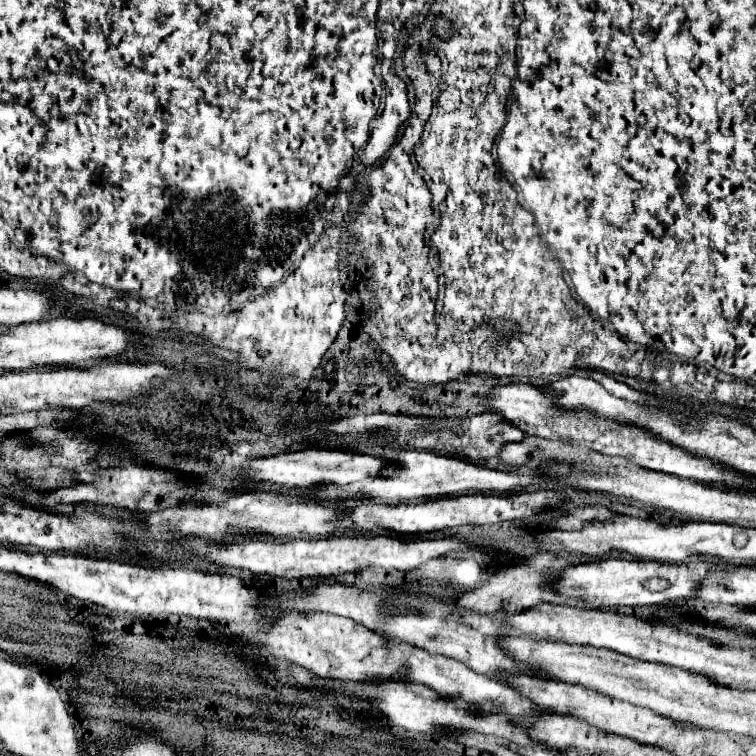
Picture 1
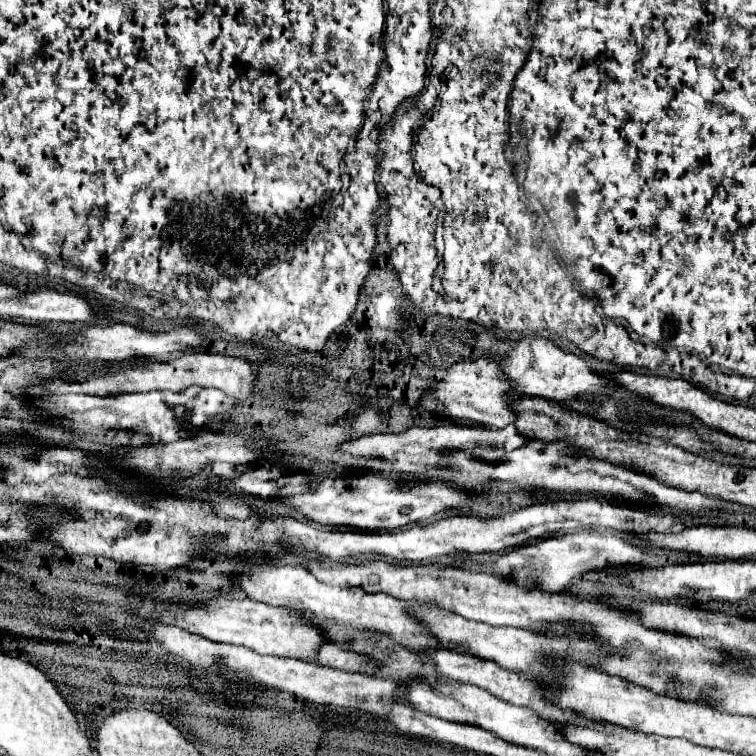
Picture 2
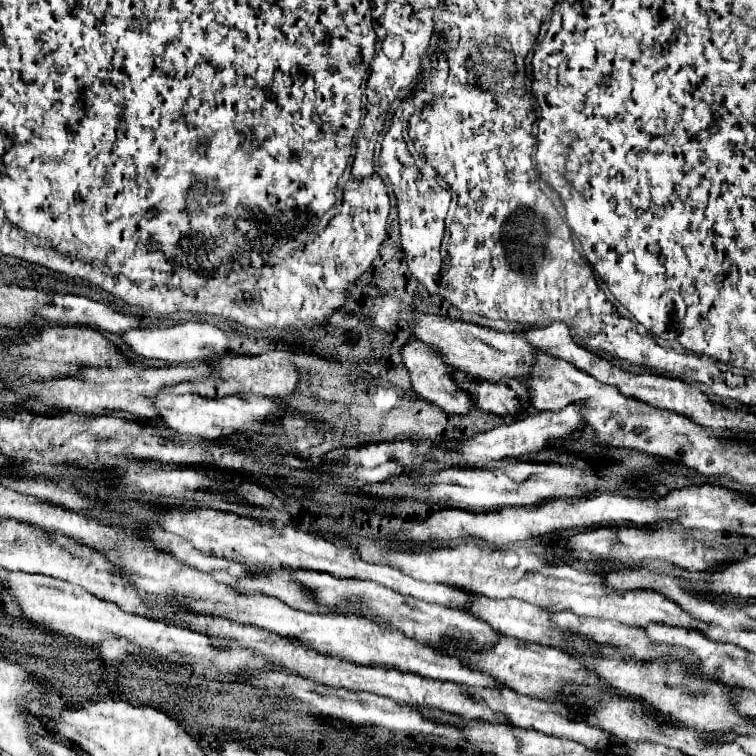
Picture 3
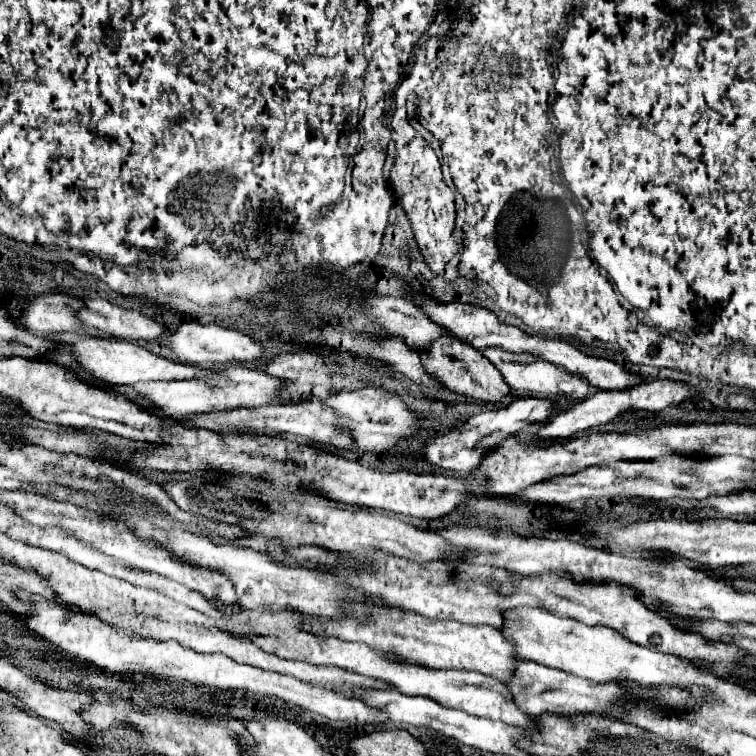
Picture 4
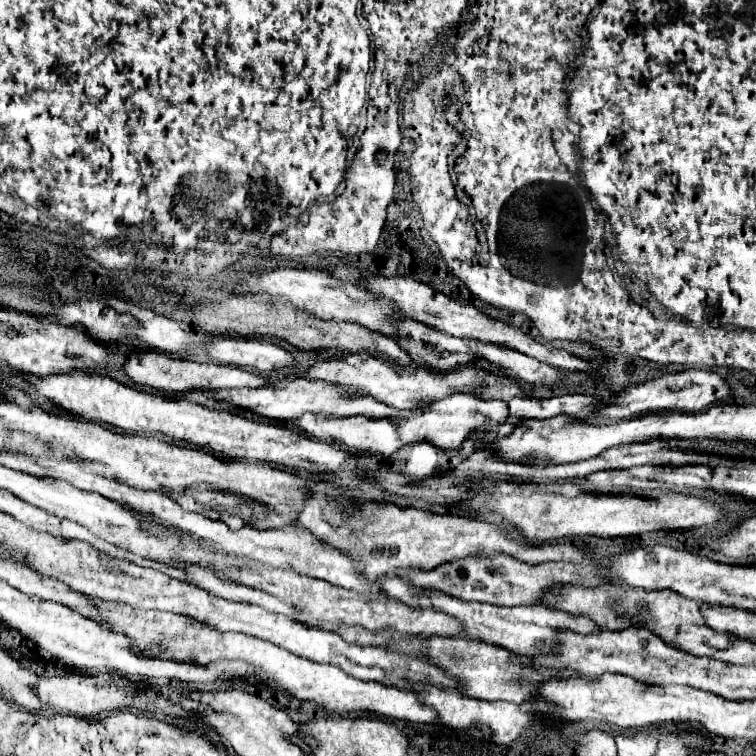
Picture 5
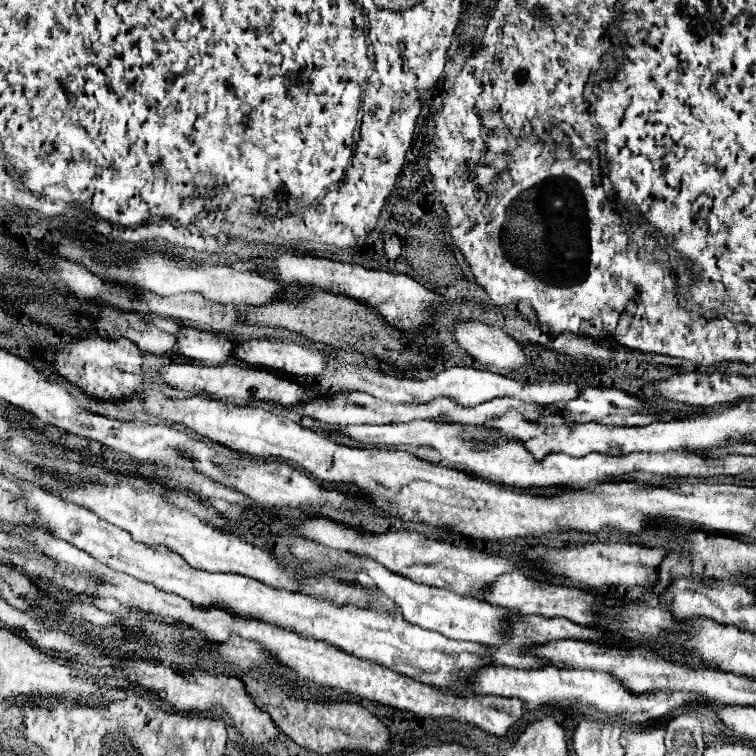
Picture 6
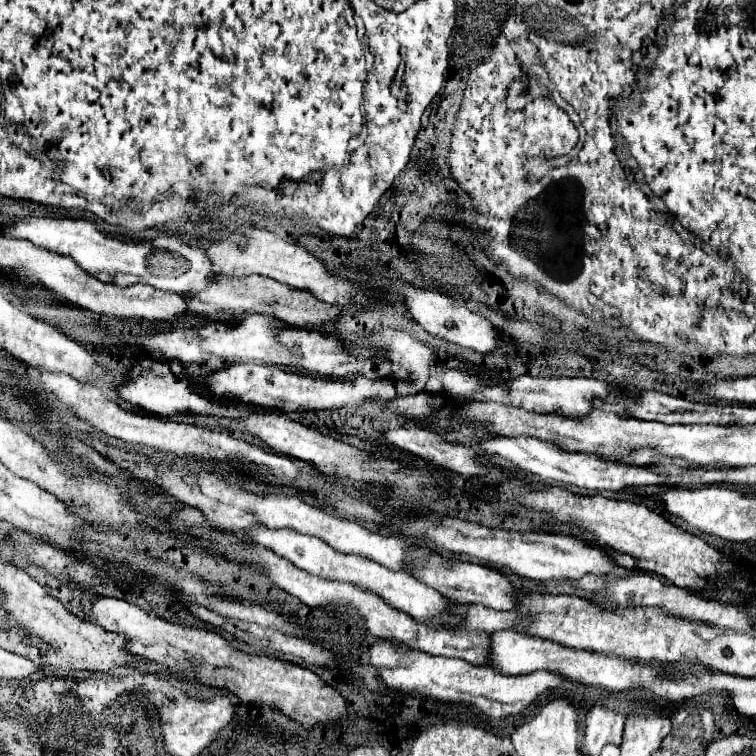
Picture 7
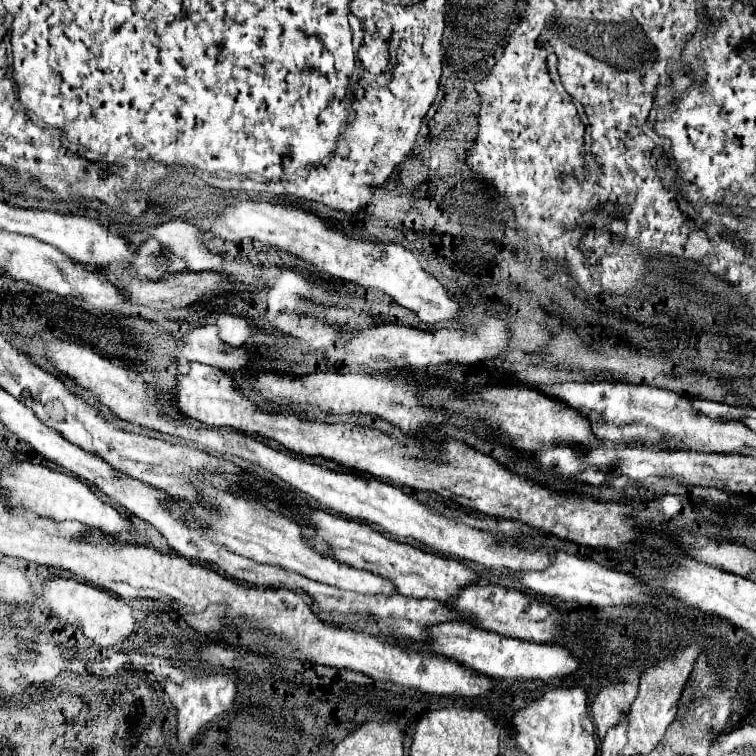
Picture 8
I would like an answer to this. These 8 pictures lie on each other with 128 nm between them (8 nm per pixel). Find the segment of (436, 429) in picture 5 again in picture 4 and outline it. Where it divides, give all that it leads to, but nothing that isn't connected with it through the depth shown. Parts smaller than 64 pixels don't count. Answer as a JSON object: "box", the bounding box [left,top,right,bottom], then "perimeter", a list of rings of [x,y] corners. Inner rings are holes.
{"box":[322,388,422,454],"perimeter":[[[360,388],[354,392],[340,392],[332,394],[326,400],[322,400],[324,406],[332,408],[336,414],[342,414],[344,420],[348,420],[348,428],[352,428],[352,440],[356,440],[356,448],[352,452],[364,454],[364,452],[386,452],[398,444],[398,440],[404,440],[418,432],[422,426],[418,416],[408,410],[402,400],[396,394],[390,394],[382,388]]]}

